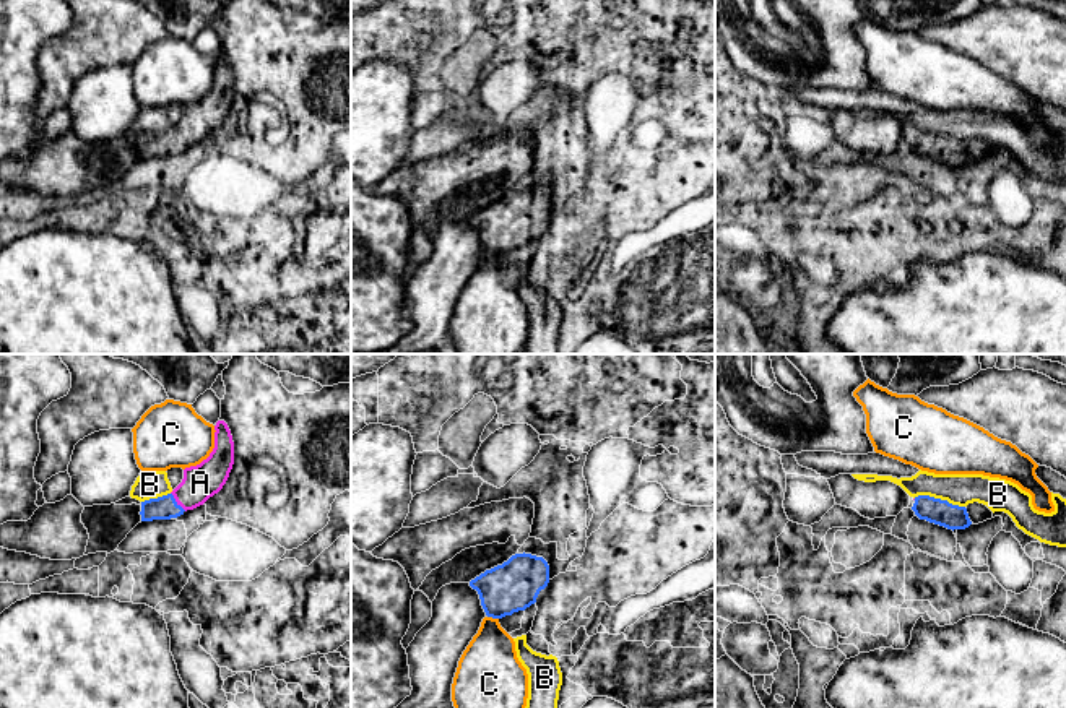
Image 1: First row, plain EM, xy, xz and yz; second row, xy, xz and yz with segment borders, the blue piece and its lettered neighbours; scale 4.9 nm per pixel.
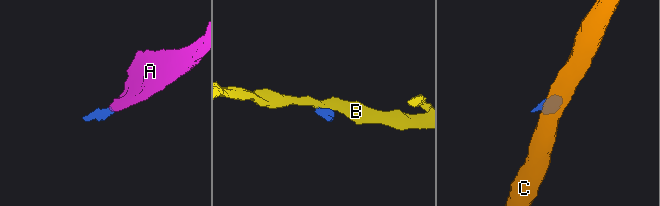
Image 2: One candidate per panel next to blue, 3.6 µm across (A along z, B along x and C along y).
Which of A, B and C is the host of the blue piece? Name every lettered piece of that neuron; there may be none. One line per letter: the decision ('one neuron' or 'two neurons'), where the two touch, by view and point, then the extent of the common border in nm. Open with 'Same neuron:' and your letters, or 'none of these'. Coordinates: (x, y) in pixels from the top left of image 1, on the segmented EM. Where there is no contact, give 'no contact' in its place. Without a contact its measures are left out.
Same neuron: A
A: one neuron | xy (176, 502) | 120 nm
B: two neurons | yz (940, 499) | 260 nm
C: two neurons | xz (493, 617) | 60 nm

